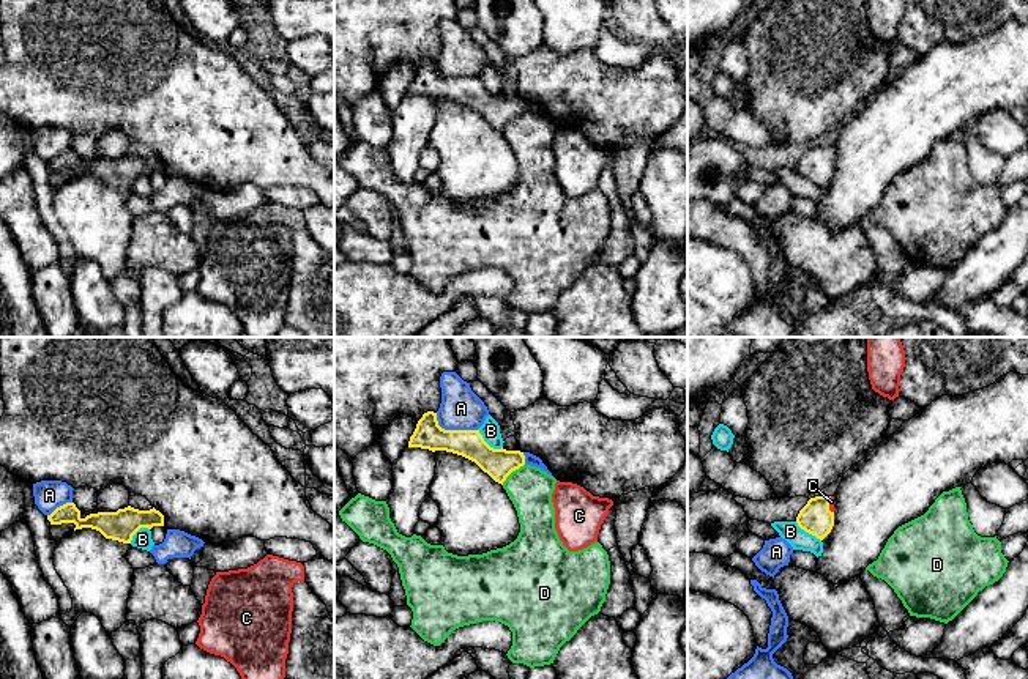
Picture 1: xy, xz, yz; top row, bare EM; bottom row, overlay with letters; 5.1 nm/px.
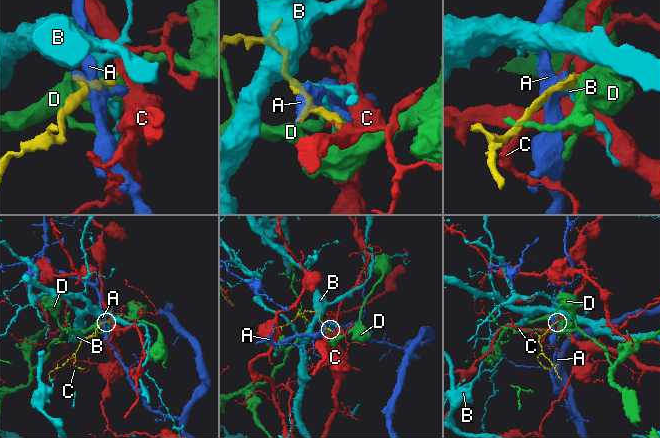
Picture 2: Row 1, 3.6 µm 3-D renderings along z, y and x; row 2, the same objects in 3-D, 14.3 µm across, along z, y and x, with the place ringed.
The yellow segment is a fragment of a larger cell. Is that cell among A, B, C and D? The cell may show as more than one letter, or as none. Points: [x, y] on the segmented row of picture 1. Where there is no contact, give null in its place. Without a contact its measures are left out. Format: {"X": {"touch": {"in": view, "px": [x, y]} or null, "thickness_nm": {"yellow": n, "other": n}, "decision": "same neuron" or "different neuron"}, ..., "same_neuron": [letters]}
{"A": {"touch": {"in": "xz", "px": [453, 430]}, "thickness_nm": {"yellow": 140, "other": 220}, "decision": "different neuron"}, "B": {"touch": {"in": "xz", "px": [486, 443]}, "thickness_nm": {"yellow": 160, "other": 100}, "decision": "different neuron"}, "C": {"touch": {"in": "yz", "px": [828, 504]}, "thickness_nm": {"yellow": 160, "other": 30}, "decision": "same neuron"}, "D": {"touch": {"in": "xz", "px": [511, 471]}, "thickness_nm": {"yellow": 160, "other": 220}, "decision": "different neuron"}, "same_neuron": ["C"]}

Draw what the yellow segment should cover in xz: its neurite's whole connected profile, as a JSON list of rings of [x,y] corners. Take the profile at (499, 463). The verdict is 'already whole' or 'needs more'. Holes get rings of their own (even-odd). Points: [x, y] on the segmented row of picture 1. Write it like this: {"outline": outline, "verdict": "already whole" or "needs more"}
{"outline": [[[427,411],[418,421],[408,447],[446,451],[475,462],[495,482],[501,484],[506,477],[525,465],[525,455],[520,451],[506,451],[490,447],[479,430],[445,430],[438,425],[437,413]]], "verdict": "already whole"}

